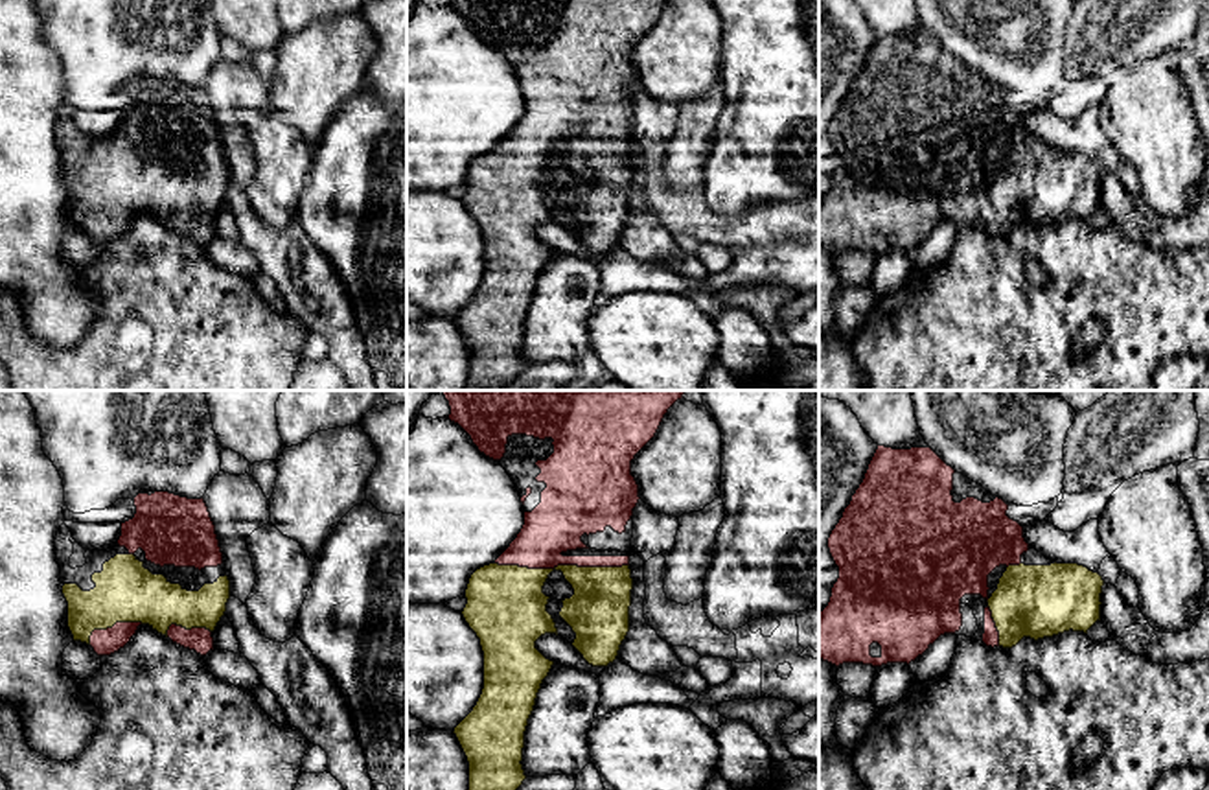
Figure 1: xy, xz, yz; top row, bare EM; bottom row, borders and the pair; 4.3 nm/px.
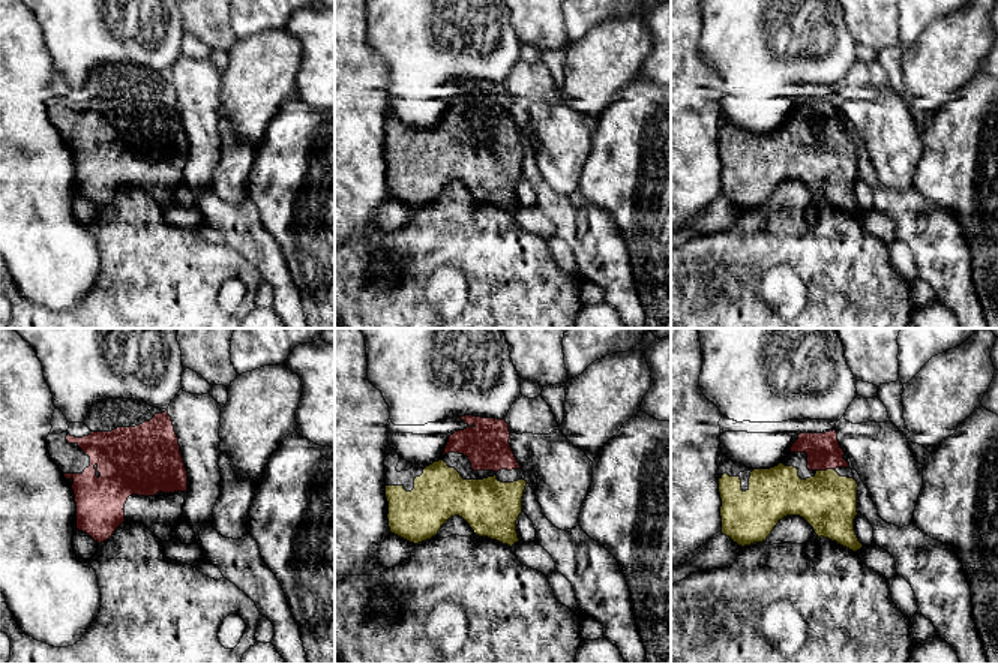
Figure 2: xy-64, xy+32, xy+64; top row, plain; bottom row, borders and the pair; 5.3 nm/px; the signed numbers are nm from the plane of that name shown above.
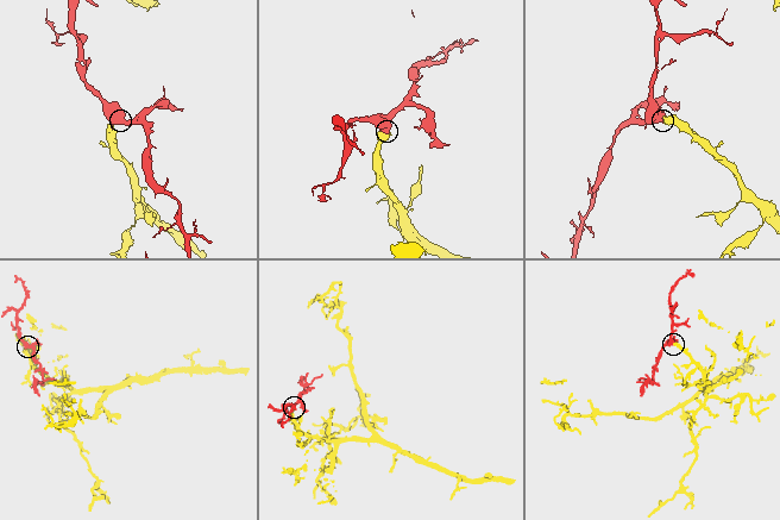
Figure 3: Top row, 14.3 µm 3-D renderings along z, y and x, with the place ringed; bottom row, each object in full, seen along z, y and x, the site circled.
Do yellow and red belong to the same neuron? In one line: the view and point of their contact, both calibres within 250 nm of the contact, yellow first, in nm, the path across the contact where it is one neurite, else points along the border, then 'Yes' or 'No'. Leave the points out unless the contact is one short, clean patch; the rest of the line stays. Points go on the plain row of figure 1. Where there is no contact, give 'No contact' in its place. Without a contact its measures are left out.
Touches yellow at xz (562, 153). Thickness 260 nm (yellow) against 260 nm. Yes

